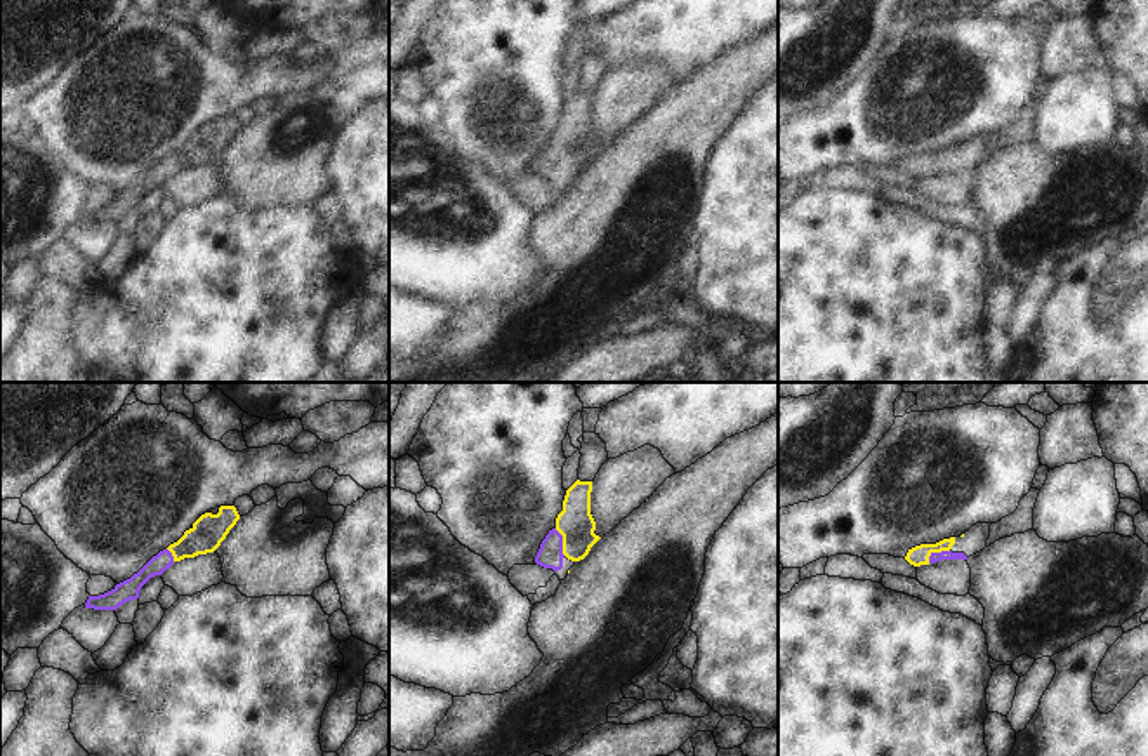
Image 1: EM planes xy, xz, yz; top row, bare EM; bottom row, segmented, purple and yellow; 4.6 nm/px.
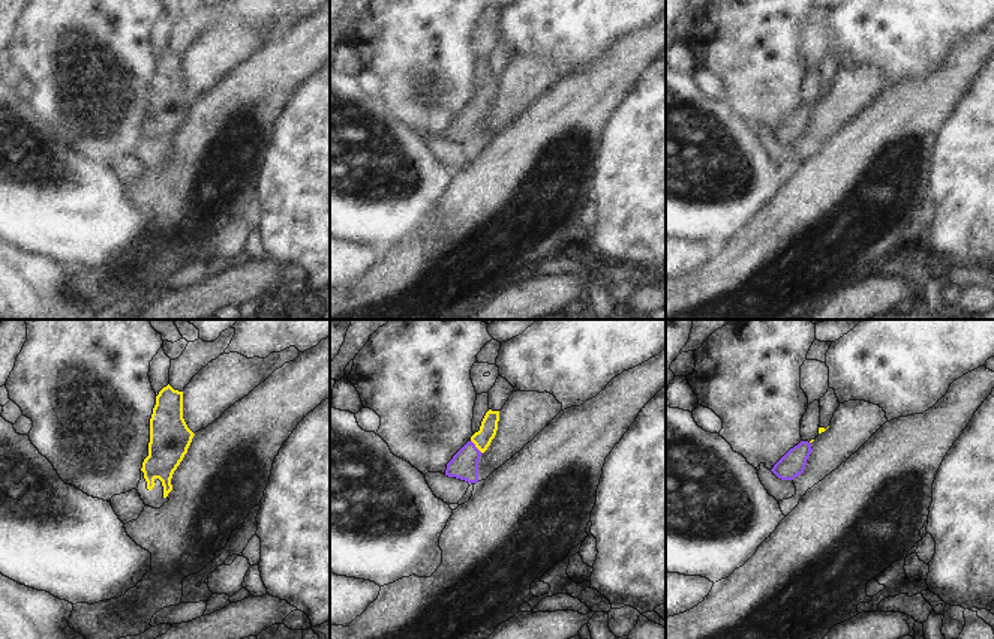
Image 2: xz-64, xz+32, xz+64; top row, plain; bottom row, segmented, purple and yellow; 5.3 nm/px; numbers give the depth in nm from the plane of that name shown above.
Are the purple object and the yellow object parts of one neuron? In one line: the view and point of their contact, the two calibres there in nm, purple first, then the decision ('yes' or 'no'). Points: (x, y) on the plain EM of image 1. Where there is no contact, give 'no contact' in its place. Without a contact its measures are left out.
yz (936, 164) | 50/90 nm | yes

